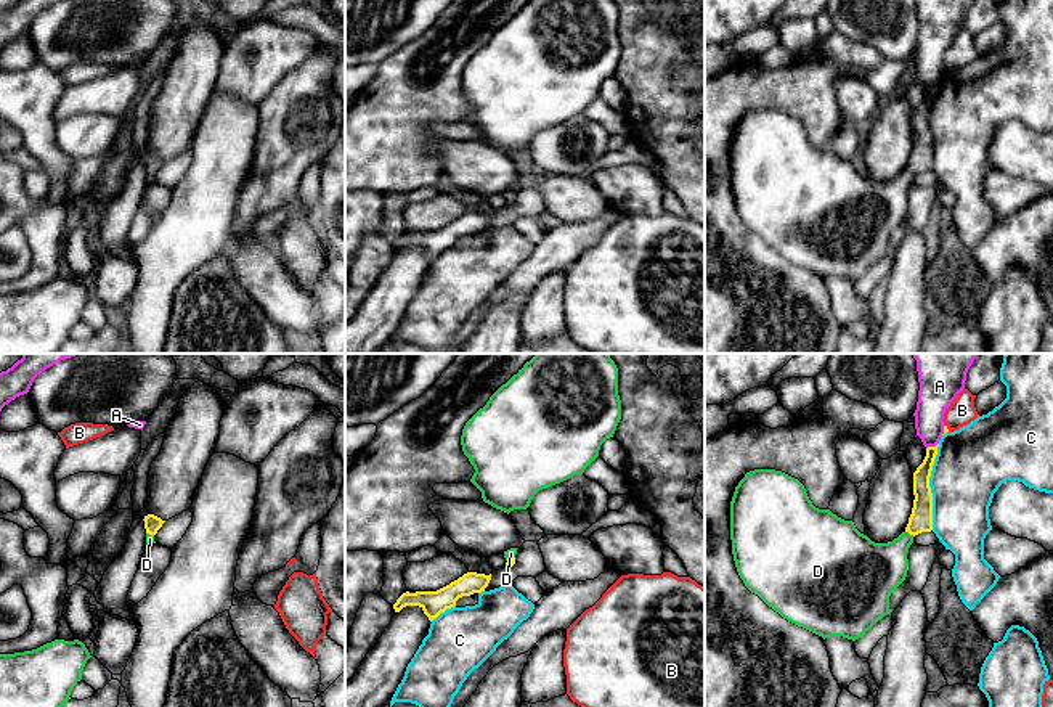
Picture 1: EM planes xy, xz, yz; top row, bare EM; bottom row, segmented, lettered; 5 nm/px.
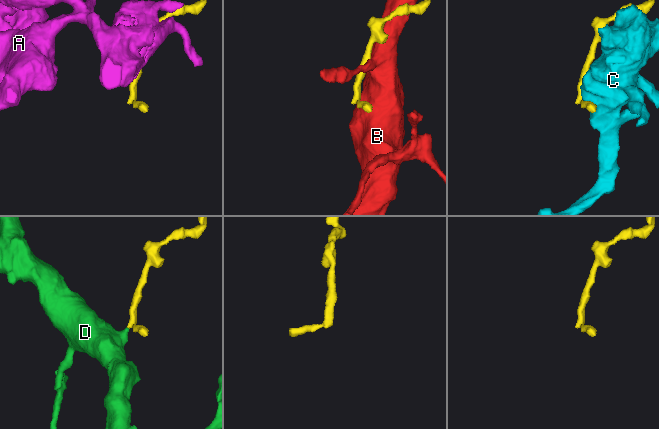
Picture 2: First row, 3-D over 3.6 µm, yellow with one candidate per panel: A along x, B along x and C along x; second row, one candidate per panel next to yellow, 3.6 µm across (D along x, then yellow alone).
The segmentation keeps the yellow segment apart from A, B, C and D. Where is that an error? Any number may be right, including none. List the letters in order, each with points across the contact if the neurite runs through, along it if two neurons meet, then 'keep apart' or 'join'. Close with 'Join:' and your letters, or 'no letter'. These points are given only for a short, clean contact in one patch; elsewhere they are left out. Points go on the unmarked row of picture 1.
A: keep apart
B: border along yz (946, 65), (949, 71); keep apart
C: keep apart
D: runs through yz (920, 159), (910, 174), (875, 209); join
Join: D

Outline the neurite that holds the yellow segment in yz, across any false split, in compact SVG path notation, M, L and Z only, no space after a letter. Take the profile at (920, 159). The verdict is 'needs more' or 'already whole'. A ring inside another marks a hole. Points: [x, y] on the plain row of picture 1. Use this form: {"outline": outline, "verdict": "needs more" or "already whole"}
{"outline": "M928 87L923 103L913 112L913 148L905 170L888 183L875 183L860 174L852 161L844 161L830 149L819 149L809 140L804 125L775 109L754 109L735 127L730 141L730 180L737 212L745 227L788 262L819 276L859 280L878 260L891 254L889 236L905 220L907 193L913 177L933 170L933 133L929 117L937 87Z", "verdict": "needs more"}

